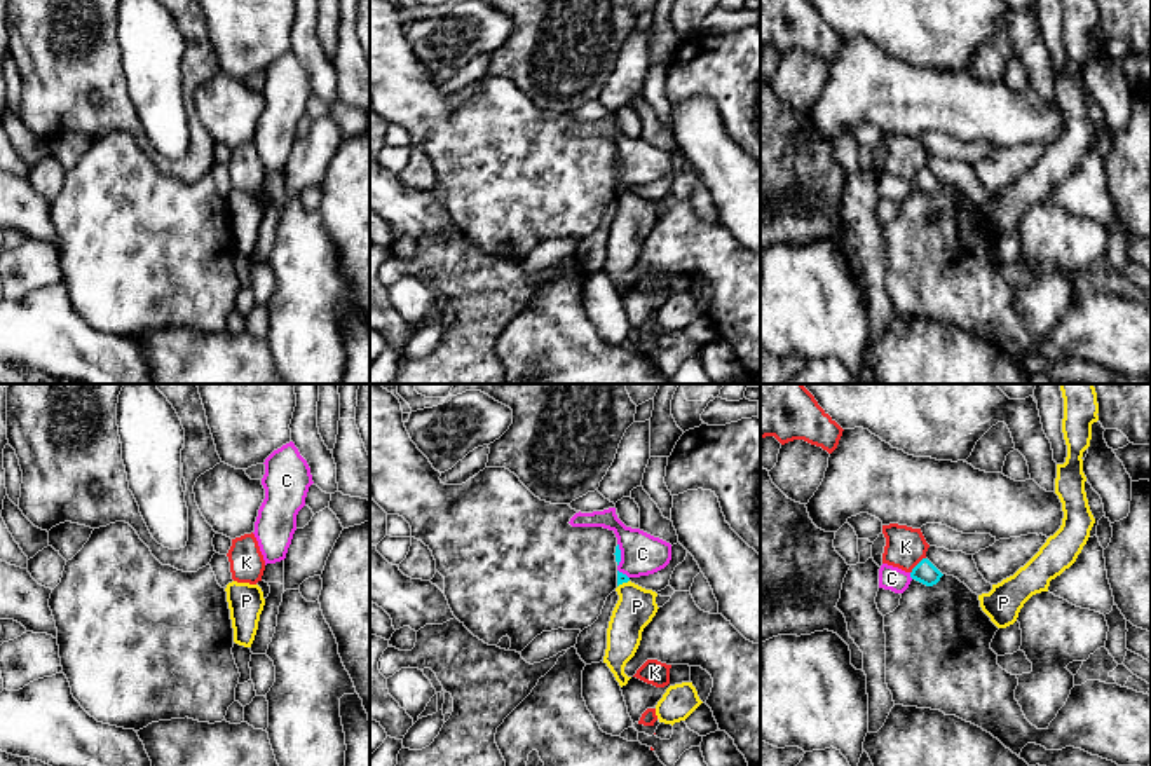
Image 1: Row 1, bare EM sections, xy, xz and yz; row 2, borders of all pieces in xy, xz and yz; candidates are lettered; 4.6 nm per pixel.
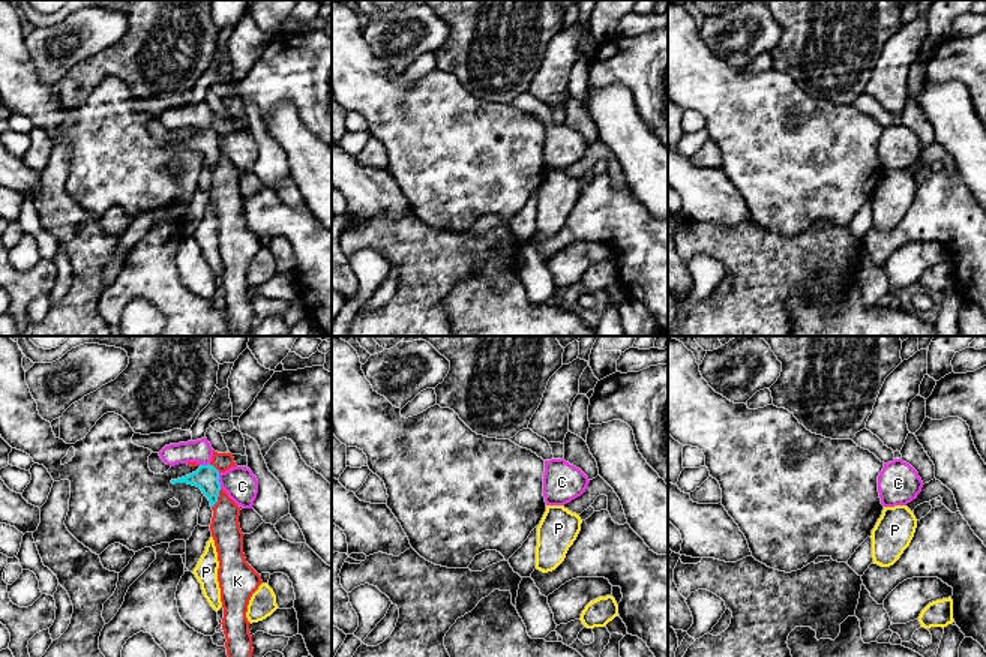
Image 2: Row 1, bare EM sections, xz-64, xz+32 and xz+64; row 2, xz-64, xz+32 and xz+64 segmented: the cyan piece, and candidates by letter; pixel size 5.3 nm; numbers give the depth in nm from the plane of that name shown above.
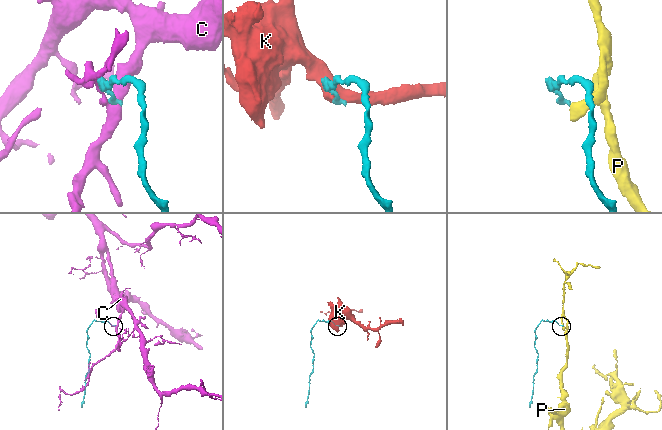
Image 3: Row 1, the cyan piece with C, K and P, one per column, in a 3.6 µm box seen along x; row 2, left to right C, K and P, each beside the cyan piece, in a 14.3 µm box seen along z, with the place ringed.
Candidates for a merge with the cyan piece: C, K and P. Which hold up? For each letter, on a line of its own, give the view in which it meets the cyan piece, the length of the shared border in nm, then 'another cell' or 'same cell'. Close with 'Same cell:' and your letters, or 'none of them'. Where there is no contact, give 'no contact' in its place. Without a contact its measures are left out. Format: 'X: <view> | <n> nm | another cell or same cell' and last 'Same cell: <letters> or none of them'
C: yz | 40 nm | another cell
K: yz | 100 nm | another cell
P: xz | 70 nm | another cell
Same cell: none of them

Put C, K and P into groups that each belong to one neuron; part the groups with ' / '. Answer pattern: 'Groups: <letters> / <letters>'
Groups: C / K / P

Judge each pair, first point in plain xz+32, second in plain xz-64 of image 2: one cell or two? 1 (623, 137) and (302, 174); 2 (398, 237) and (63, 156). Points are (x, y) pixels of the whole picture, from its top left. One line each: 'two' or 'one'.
1: one
2: one

